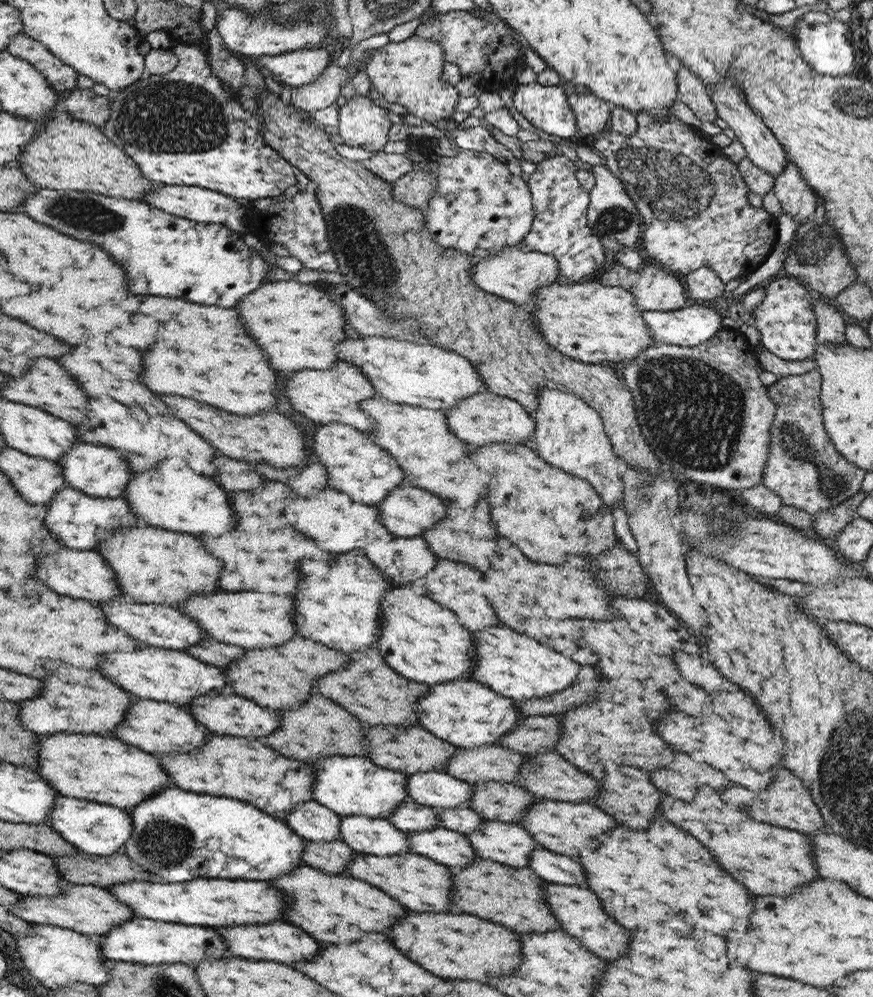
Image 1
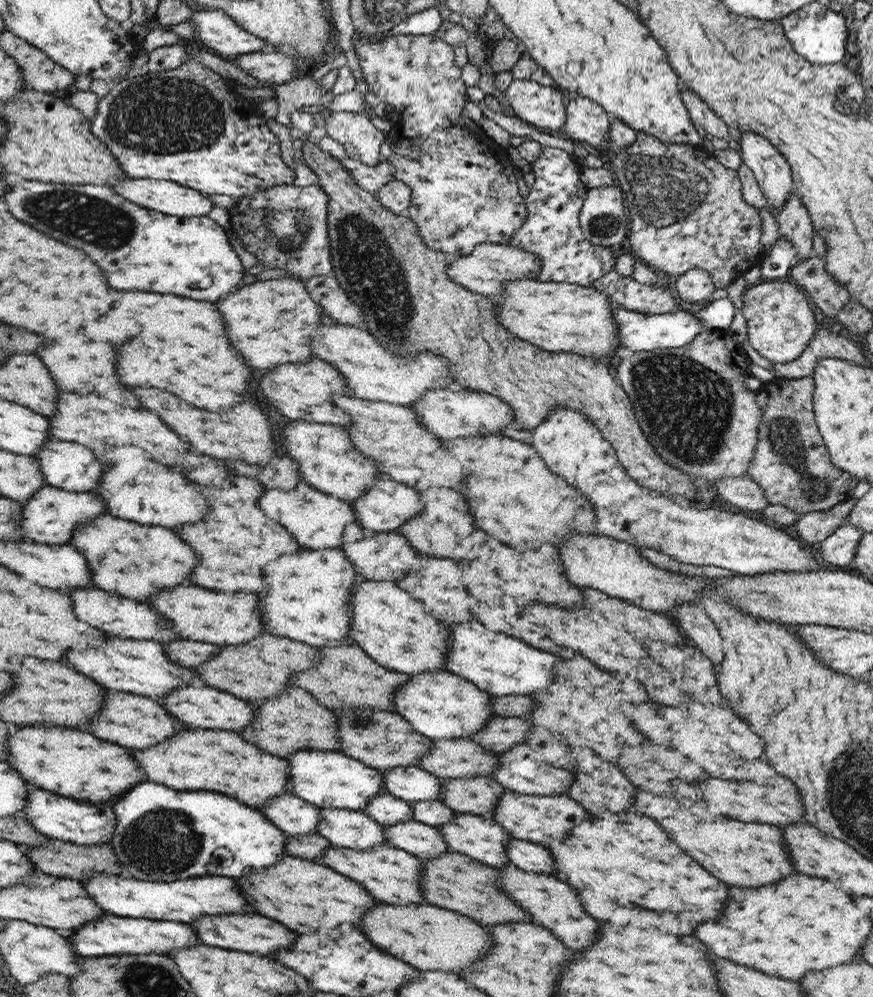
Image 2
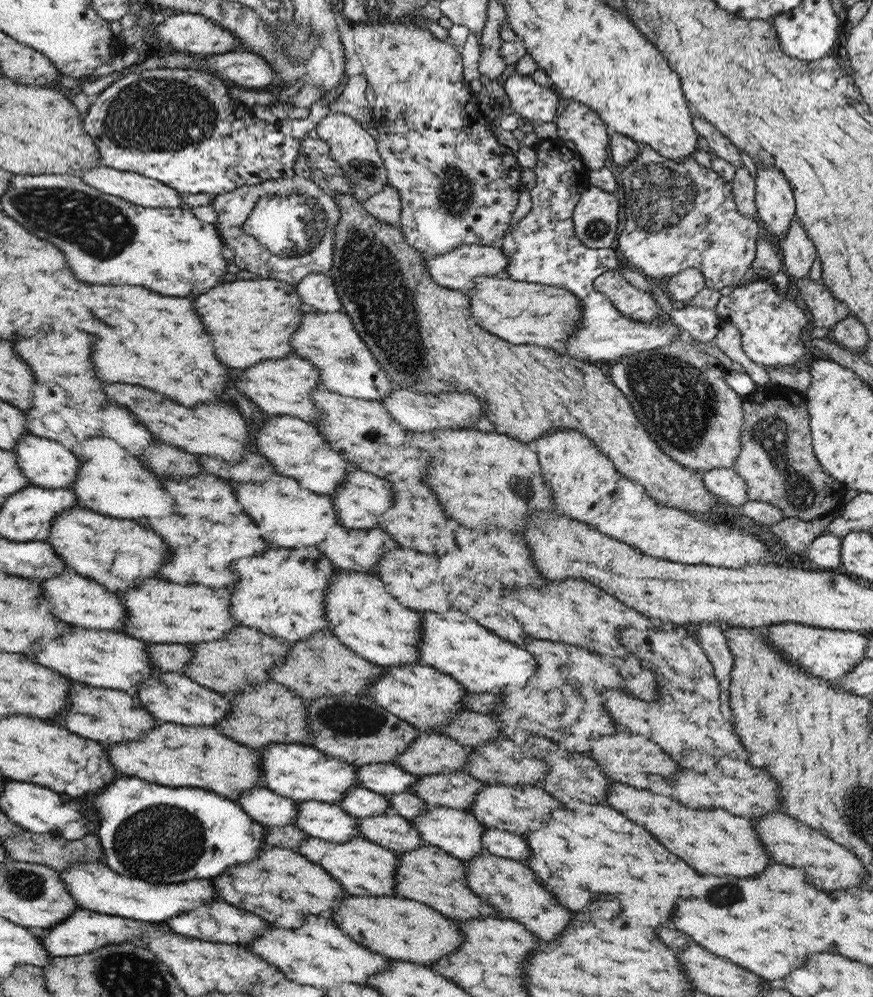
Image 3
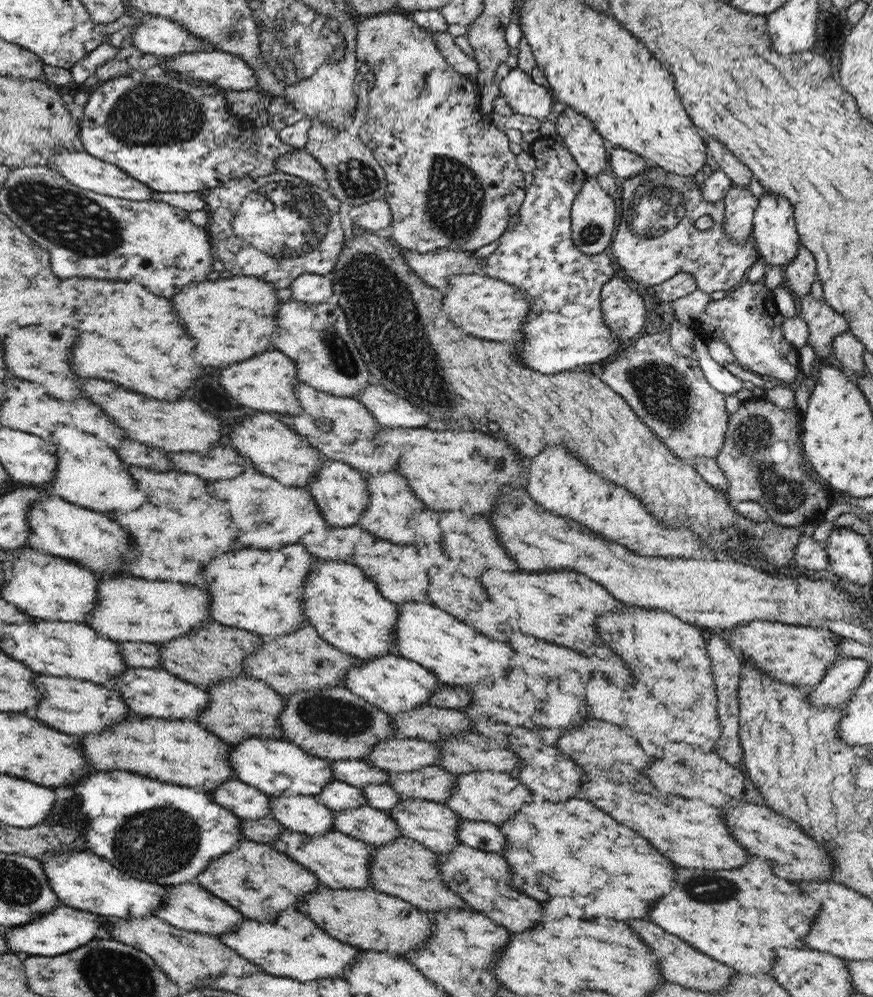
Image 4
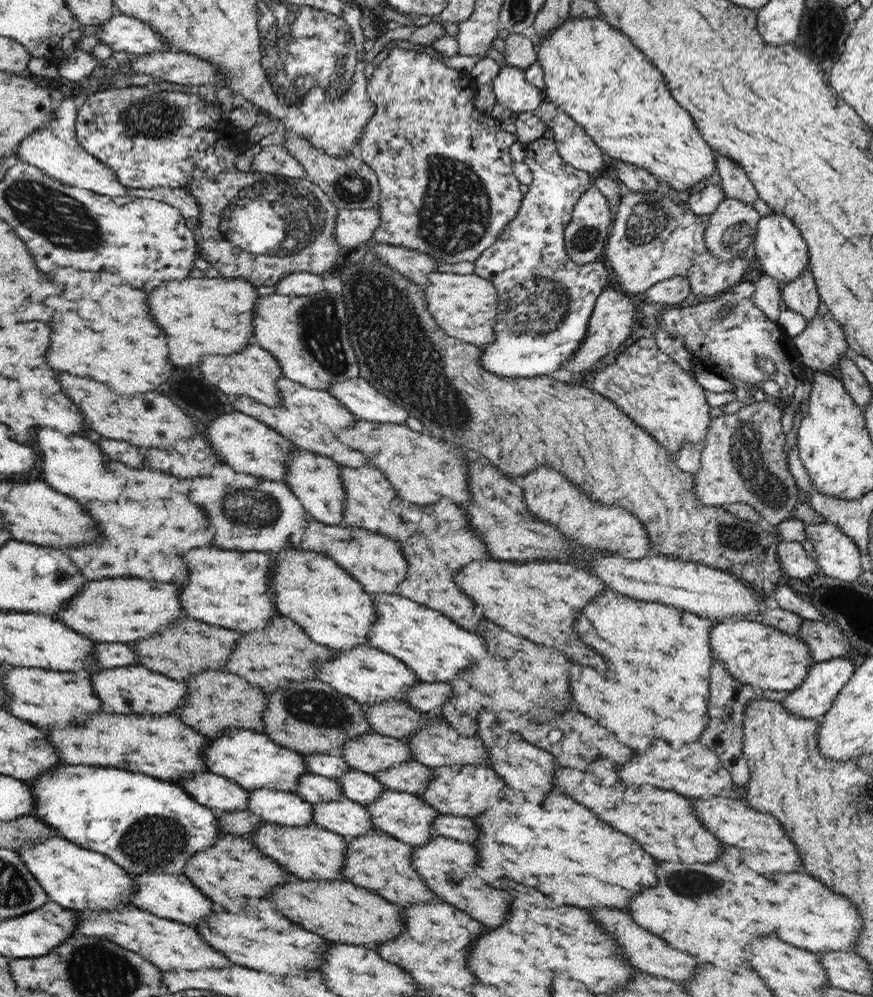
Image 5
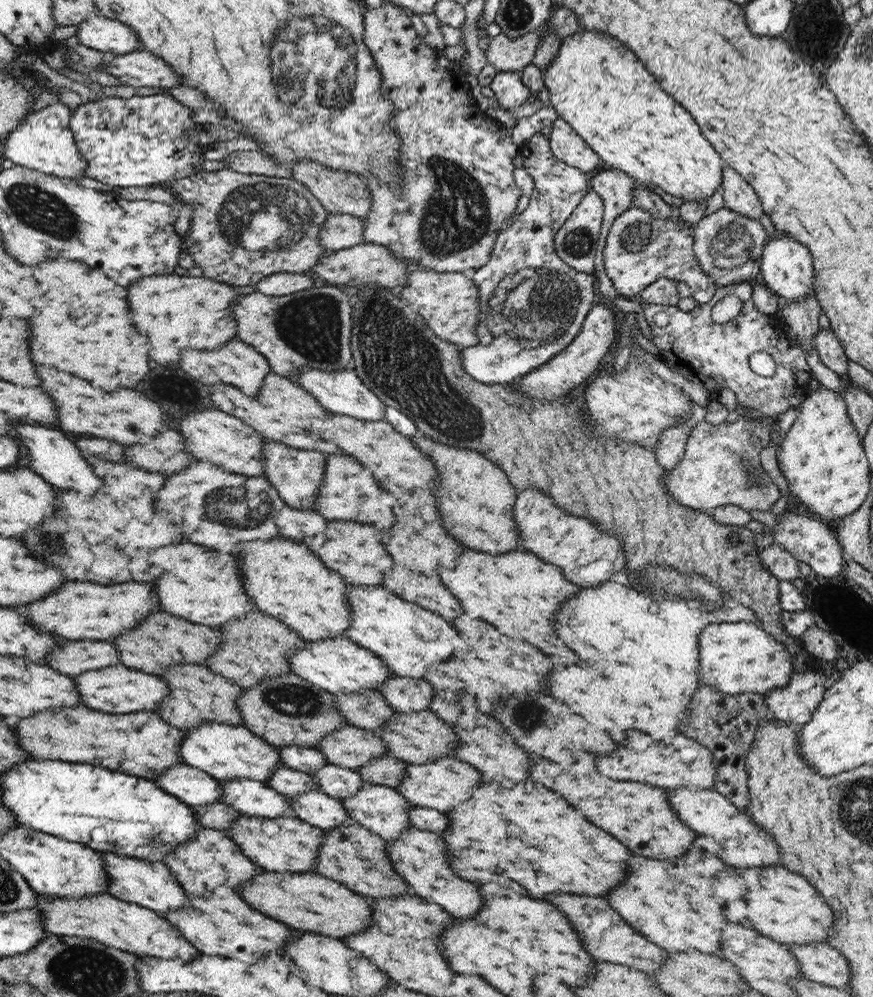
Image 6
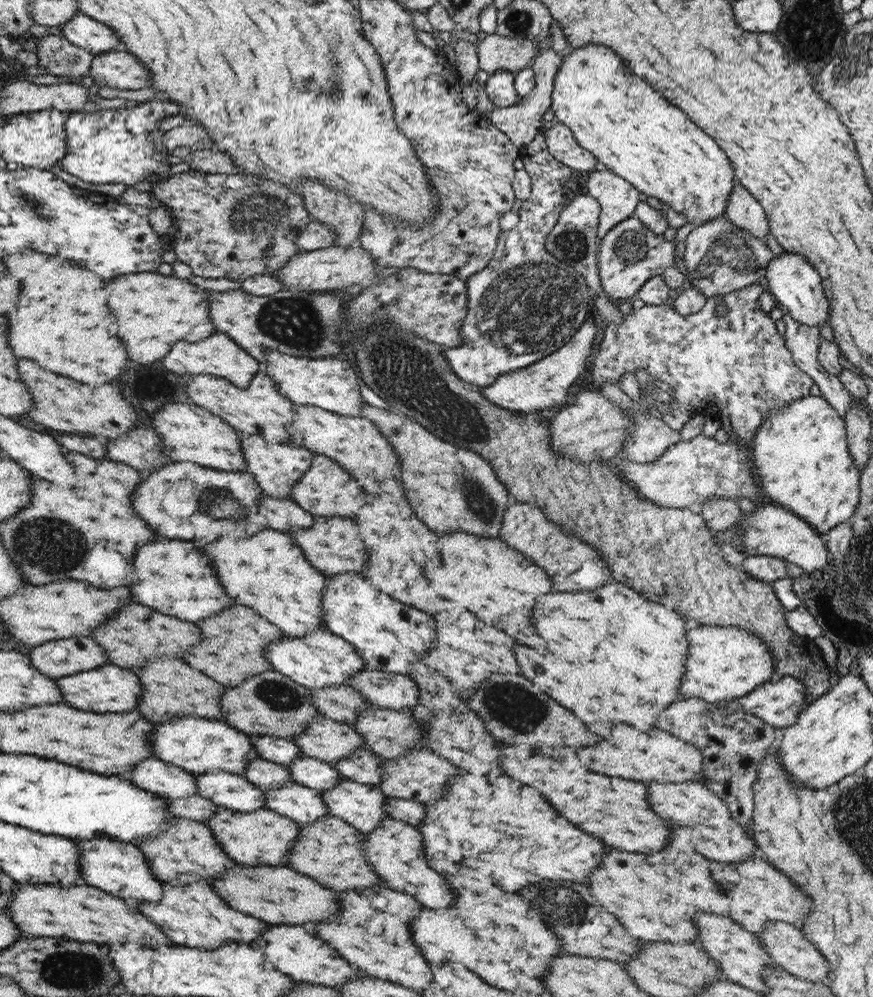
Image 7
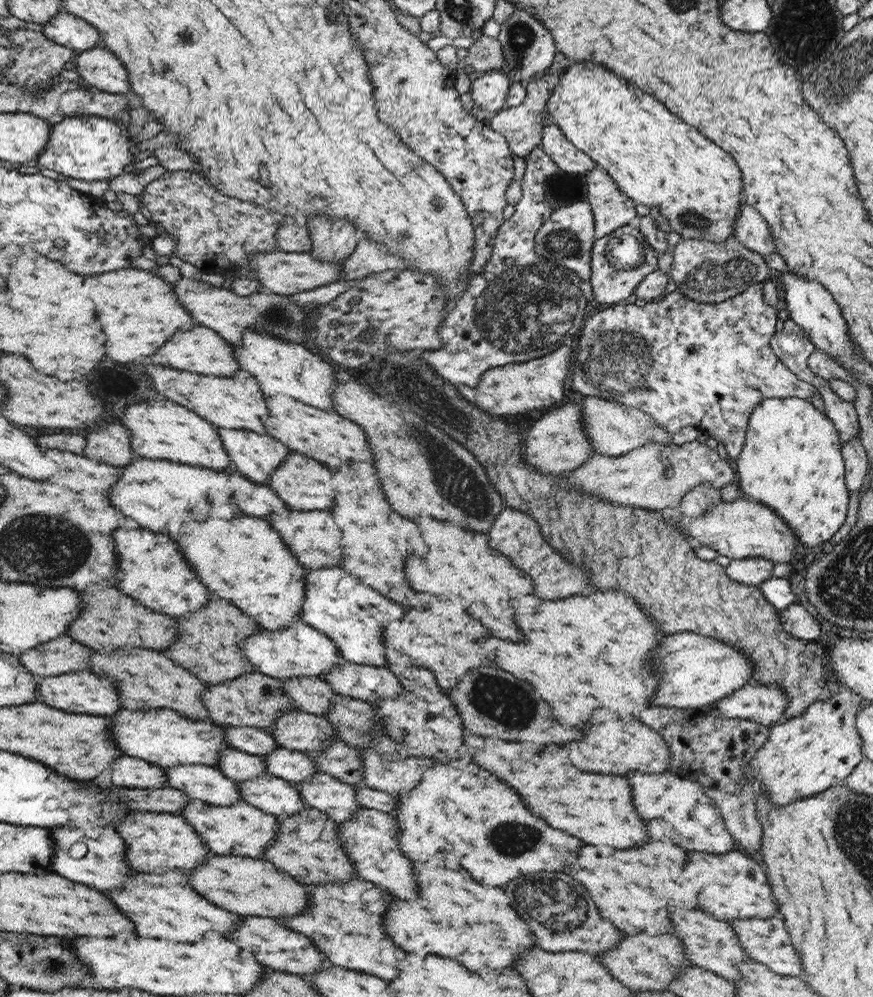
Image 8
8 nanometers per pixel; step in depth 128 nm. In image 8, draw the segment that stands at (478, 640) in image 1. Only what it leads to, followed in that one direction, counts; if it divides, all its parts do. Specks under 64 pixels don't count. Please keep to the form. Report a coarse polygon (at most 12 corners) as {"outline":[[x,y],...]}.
{"outline":[[339,566],[306,568],[300,620],[343,661],[388,668],[404,607]]}

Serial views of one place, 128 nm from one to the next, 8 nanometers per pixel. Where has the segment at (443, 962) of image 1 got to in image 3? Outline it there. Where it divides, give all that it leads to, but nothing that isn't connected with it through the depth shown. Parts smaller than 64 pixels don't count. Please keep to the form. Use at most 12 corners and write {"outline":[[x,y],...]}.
{"outline":[[349,895],[332,922],[392,960],[430,967],[457,920],[395,895]]}

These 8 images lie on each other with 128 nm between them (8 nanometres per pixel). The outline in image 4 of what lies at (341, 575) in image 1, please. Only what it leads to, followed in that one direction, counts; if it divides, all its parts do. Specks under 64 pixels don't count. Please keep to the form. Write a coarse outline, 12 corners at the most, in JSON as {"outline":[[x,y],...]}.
{"outline":[[240,550],[206,566],[214,620],[262,638],[306,625],[316,558]]}

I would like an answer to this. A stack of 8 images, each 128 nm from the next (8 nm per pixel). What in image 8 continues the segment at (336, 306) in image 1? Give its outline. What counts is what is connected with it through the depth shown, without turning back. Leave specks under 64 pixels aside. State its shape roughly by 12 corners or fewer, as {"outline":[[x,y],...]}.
{"outline":[[147,270],[86,276],[106,350],[154,354],[194,329],[172,284]]}

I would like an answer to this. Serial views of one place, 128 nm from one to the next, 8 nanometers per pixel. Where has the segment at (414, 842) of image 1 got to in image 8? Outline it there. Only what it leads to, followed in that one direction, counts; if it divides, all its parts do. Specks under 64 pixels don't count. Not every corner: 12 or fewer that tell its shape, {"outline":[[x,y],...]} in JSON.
{"outline":[[286,779],[237,781],[240,798],[286,818],[310,808]]}

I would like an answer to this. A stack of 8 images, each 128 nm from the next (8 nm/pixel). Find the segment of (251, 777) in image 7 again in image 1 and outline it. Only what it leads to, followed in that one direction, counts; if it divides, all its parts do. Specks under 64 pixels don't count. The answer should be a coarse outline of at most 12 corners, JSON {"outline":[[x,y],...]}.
{"outline":[[410,797],[386,819],[404,833],[442,826],[436,809]]}

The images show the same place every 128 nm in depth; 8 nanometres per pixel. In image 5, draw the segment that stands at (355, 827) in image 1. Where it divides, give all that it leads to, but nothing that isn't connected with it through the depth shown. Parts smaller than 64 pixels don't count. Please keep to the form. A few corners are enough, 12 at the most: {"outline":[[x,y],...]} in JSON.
{"outline":[[248,791],[248,810],[279,825],[314,824],[295,792]]}

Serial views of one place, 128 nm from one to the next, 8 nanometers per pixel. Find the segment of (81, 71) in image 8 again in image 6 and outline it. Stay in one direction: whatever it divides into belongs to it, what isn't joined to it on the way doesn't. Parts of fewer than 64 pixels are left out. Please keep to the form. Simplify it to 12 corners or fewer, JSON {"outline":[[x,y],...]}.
{"outline":[[142,50],[108,56],[105,72],[148,92],[180,85],[166,60]]}

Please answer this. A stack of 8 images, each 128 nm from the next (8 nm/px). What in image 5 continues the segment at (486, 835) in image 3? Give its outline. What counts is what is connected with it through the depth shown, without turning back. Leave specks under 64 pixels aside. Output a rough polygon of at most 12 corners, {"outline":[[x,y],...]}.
{"outline":[[440,814],[432,826],[436,835],[468,844],[480,828],[470,817]]}

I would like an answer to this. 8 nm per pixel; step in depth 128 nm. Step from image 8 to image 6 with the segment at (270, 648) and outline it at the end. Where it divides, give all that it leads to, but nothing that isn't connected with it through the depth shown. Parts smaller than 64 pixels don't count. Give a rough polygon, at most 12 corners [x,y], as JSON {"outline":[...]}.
{"outline":[[345,636],[290,651],[296,676],[334,695],[394,675]]}

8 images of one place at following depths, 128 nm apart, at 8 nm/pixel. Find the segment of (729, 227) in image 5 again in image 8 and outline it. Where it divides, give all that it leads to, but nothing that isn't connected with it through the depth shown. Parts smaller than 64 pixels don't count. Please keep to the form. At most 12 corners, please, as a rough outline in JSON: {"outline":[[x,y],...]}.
{"outline":[[735,235],[681,239],[672,280],[724,302],[774,275]]}

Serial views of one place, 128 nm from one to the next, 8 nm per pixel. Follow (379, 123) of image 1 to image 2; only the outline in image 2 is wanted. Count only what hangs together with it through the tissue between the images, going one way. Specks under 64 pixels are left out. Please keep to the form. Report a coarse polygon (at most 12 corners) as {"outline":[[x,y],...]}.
{"outline":[[333,112],[323,127],[348,157],[380,162],[389,132],[366,112]]}

